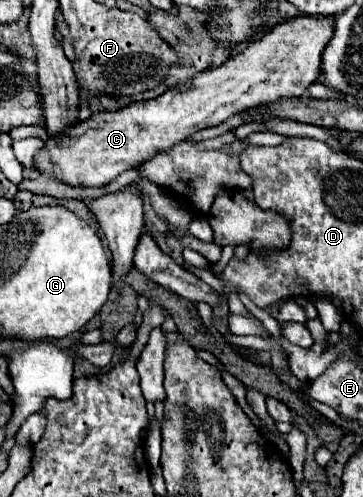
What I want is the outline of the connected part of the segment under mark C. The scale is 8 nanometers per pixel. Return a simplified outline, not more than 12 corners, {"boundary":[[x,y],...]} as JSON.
{"boundary":[[298,16],[154,100],[96,112],[36,158],[120,172],[320,76],[332,16]]}

